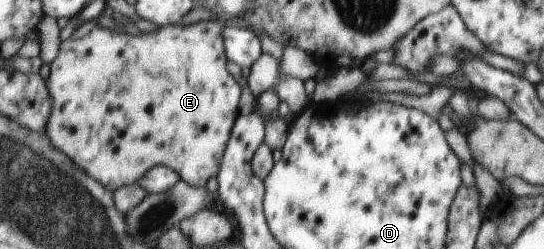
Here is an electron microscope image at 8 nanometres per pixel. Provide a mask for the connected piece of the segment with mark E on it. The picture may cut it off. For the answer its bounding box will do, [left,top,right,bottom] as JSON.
[47,20,243,191]

